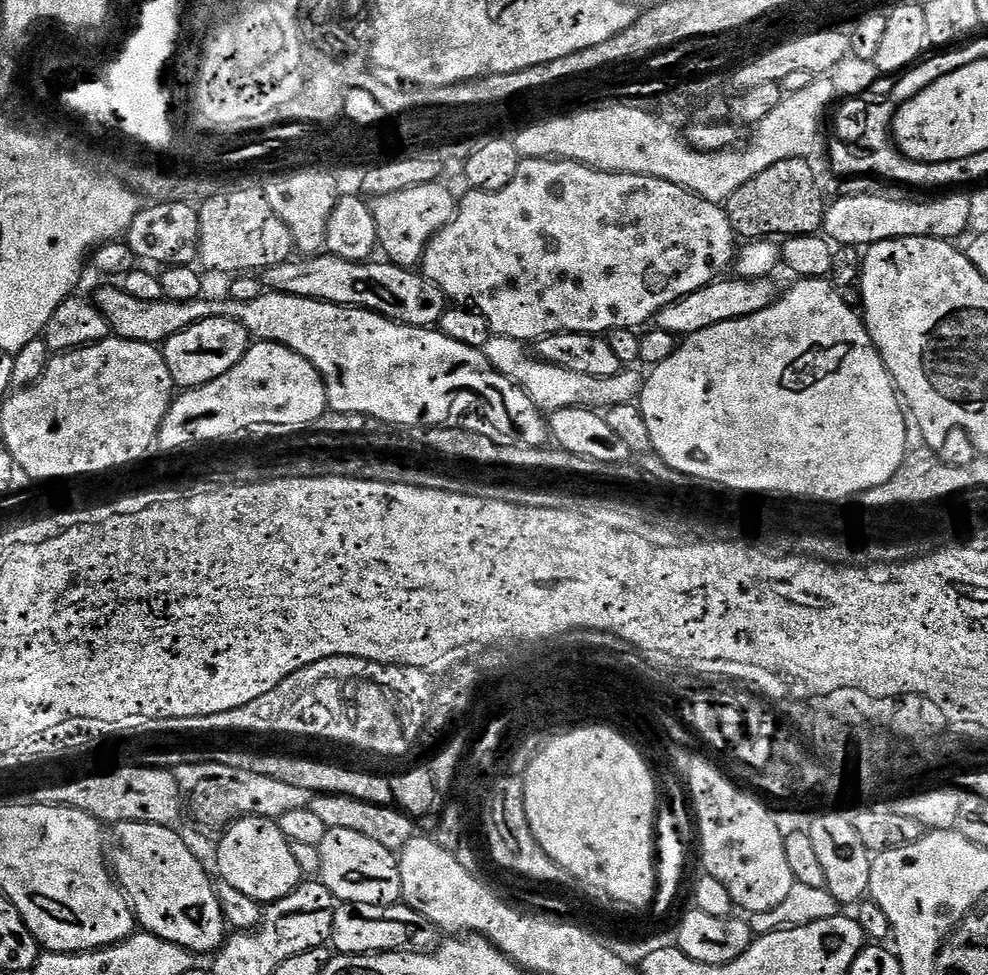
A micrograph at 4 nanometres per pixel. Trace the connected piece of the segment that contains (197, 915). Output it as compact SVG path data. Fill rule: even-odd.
M121 820L115 825L114 832L120 839L120 849L113 856L111 853L110 868L117 885L128 897L128 903L132 905L132 914L142 925L143 931L166 942L174 942L193 954L215 953L226 939L222 906L216 896L213 877L208 877L209 869L187 849L181 833L175 827L141 824L139 820Z

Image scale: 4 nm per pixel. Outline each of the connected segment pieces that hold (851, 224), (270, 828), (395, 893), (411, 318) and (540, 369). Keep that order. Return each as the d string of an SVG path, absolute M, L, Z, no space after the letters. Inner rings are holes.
M944 194L941 200L891 200L888 196L844 196L824 209L822 232L833 245L877 244L907 236L934 236L955 241L968 228L972 204L964 196Z
M253 816L242 818L228 825L221 836L224 837L219 837L216 845L217 862L214 865L215 871L220 871L219 879L256 900L259 905L267 906L276 900L289 899L301 884L302 875L290 852L290 840L277 821Z
M329 828L318 849L319 879L337 901L346 904L395 904L401 899L398 856L386 850L386 846L378 846L378 842L366 838L366 834L354 834L354 830Z
M331 254L293 258L285 264L265 268L262 273L263 287L269 292L285 292L353 308L369 308L387 320L396 320L399 324L409 324L415 328L439 325L446 311L446 297L437 284L430 282L419 271L399 268L389 262L376 263L355 264Z
M492 334L482 351L494 370L502 373L511 384L517 384L530 398L530 402L534 402L545 413L562 410L563 407L607 410L623 404L636 404L640 399L640 391L644 389L646 376L643 371L621 370L617 376L594 378L586 374L574 374L574 370L566 370L550 362L542 362L529 349L527 352L524 348L527 348L525 341Z

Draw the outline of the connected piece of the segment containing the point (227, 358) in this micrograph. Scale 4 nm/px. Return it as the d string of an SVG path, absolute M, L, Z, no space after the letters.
M211 316L164 341L162 351L173 385L177 389L187 390L222 378L222 374L229 372L247 354L249 347L248 331L237 320L229 316Z

